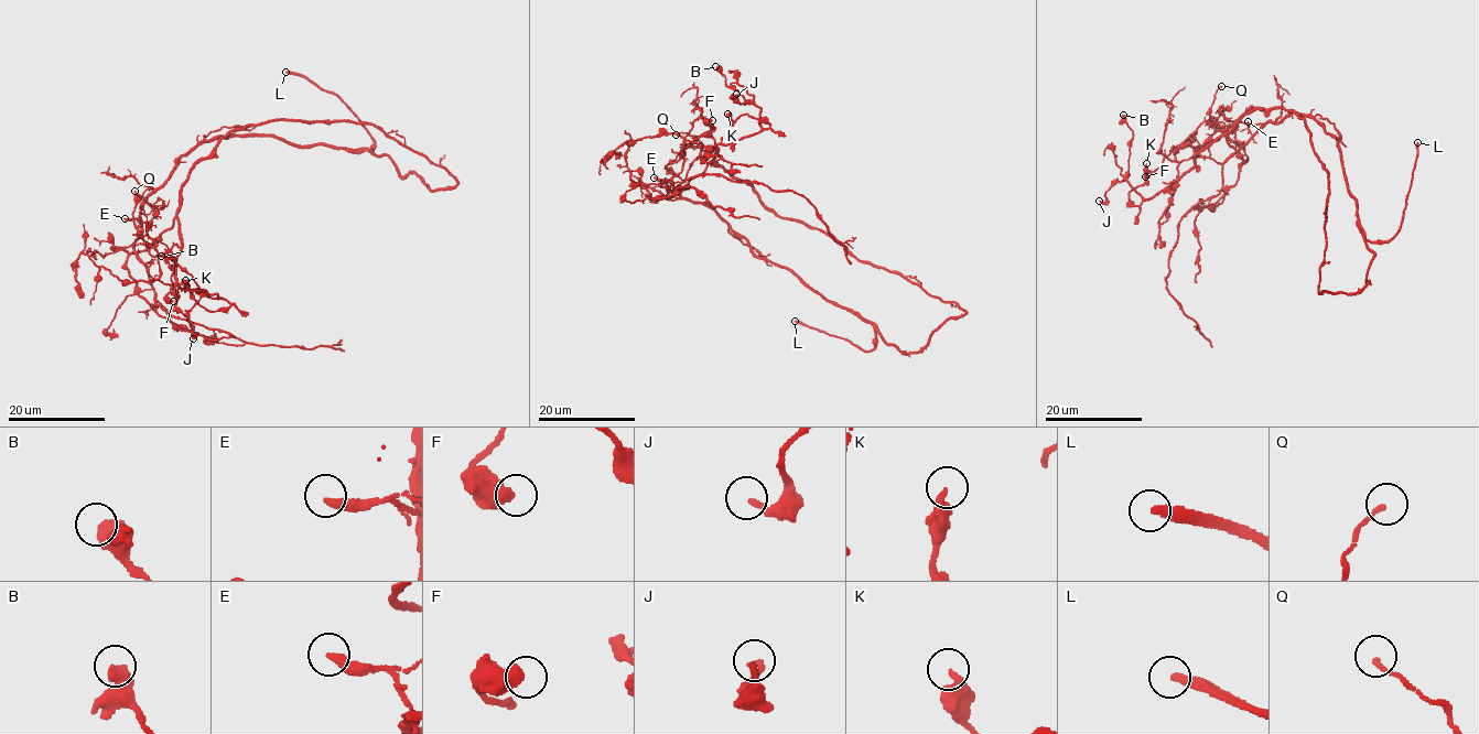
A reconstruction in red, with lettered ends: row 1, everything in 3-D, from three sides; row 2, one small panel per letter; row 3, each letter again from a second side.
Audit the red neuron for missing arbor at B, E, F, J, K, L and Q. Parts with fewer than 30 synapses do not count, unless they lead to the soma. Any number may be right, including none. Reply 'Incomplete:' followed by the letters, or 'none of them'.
Incomplete: L

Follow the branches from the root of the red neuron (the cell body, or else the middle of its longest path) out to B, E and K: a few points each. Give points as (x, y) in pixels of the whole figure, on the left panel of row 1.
B: (171, 174), (144, 201), (133, 247), (144, 263), (152, 260), (150, 280), (223, 299), (161, 256)
E: (171, 174), (144, 201), (141, 220), (125, 218)
K: (171, 174), (144, 201), (136, 251), (144, 263), (152, 260), (150, 280), (229, 305), (205, 310), (185, 280)

